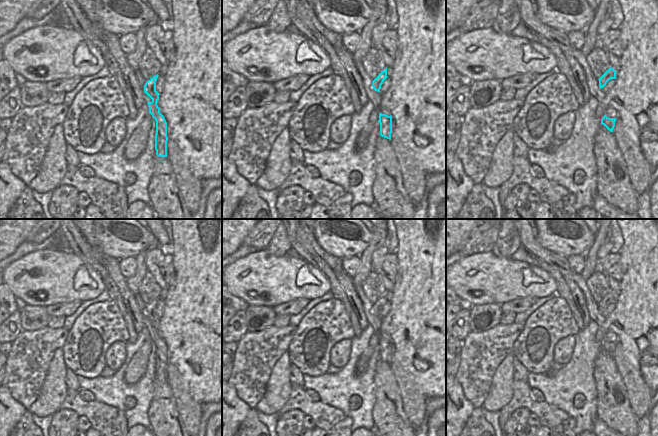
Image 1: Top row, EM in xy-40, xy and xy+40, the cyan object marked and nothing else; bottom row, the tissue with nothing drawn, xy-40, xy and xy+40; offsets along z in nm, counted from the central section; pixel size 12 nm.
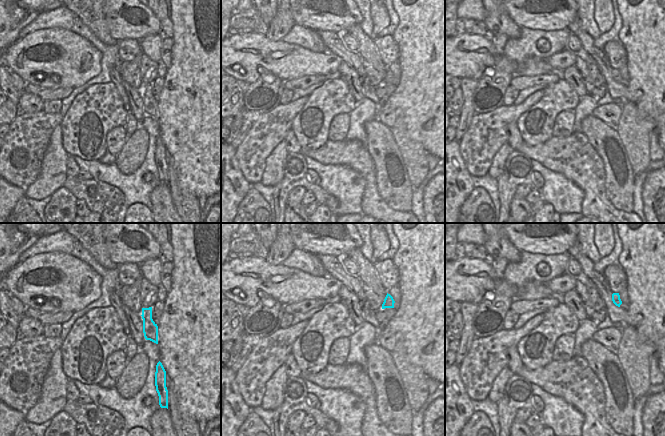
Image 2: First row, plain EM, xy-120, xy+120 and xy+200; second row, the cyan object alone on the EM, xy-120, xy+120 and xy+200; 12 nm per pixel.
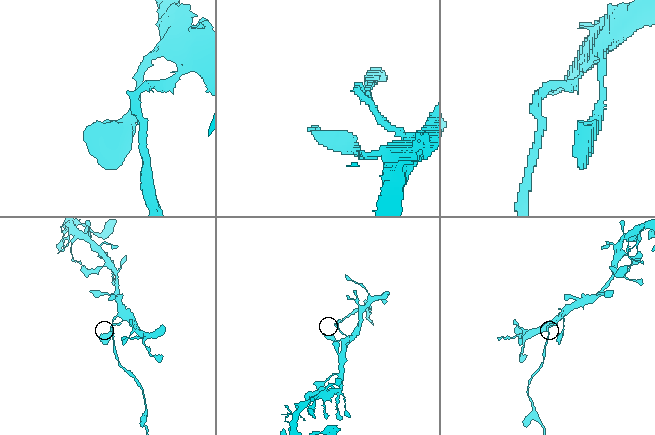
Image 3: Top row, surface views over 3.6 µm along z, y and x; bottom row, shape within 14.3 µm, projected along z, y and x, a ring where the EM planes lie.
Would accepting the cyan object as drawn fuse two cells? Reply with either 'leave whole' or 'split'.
split

